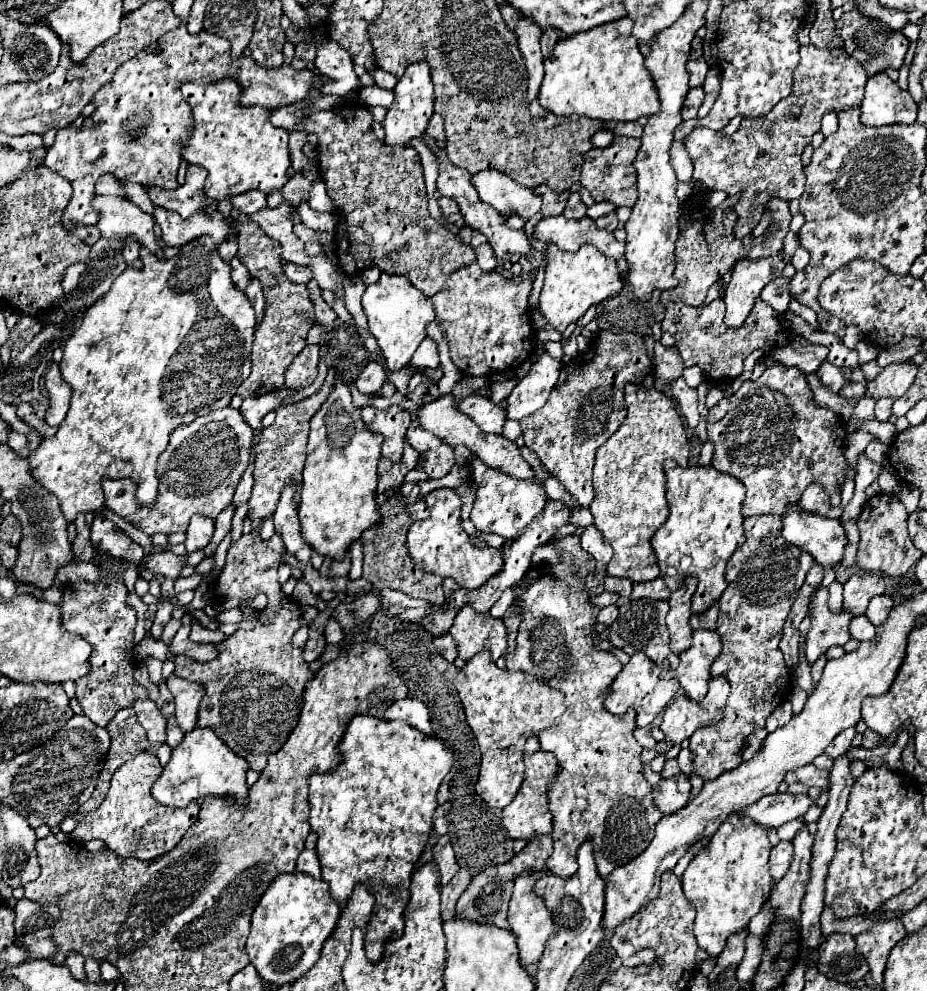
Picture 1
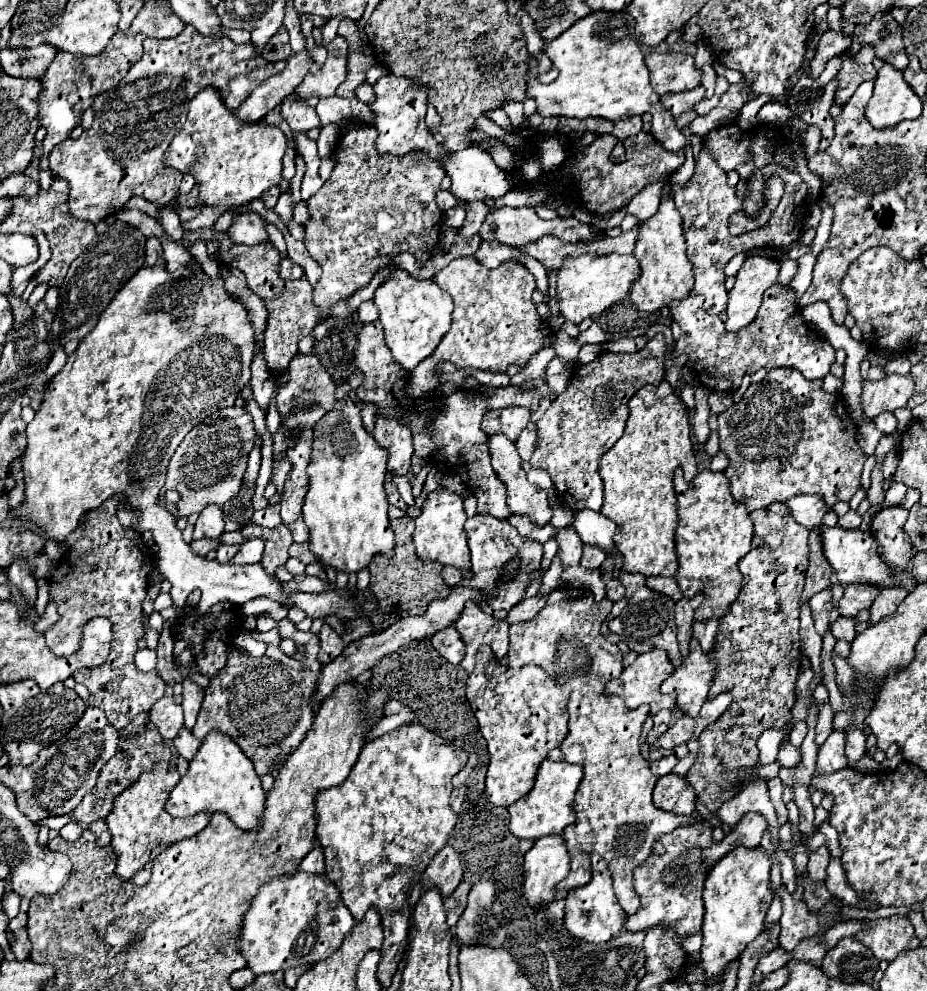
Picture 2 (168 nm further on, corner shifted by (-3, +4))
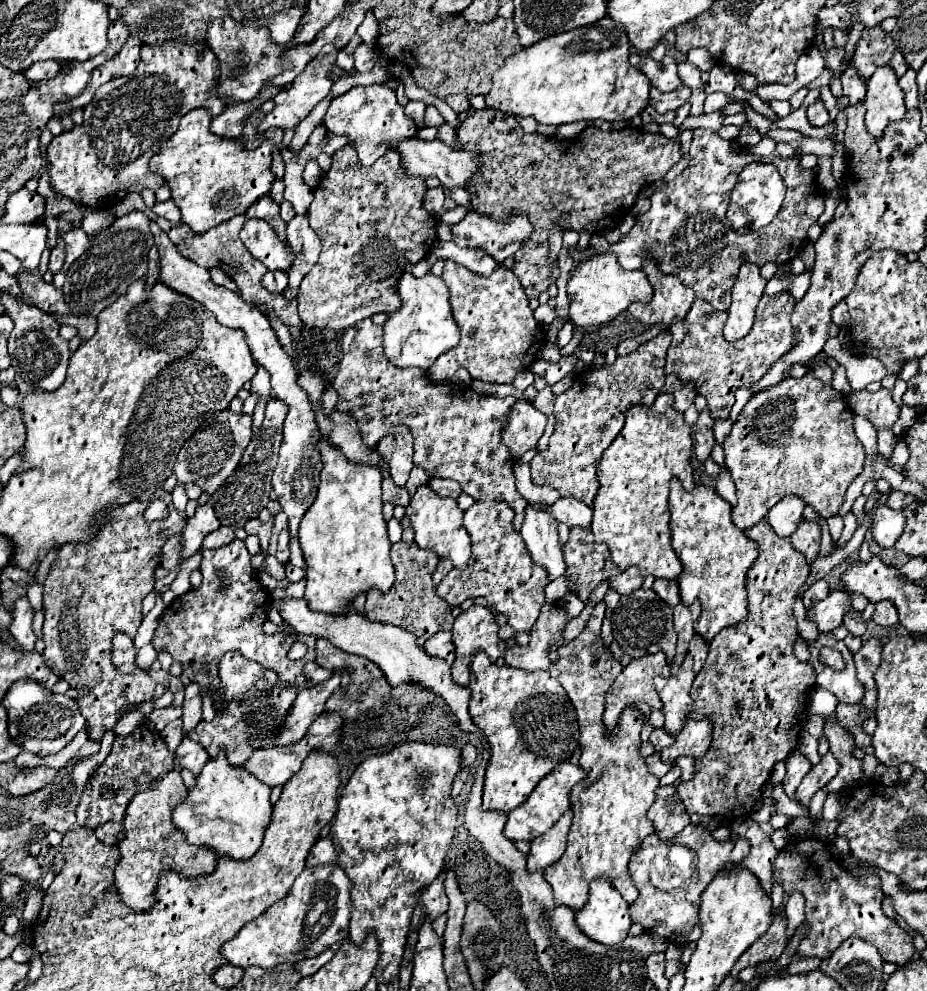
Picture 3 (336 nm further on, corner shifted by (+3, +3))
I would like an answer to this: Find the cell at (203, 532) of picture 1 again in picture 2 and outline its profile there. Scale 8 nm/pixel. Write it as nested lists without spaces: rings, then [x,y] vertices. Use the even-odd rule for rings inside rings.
[[[216,504],[206,506],[194,524],[194,540],[198,538],[218,538],[224,532],[222,510]]]

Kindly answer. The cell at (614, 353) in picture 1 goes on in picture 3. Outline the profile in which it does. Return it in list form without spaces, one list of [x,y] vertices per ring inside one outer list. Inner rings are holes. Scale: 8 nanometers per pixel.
[[[662,331],[654,339],[642,343],[628,355],[618,355],[612,365],[584,369],[572,387],[556,397],[554,417],[556,425],[548,449],[538,451],[530,461],[532,481],[536,485],[550,485],[562,497],[574,497],[592,505],[598,491],[596,463],[610,447],[624,425],[624,413],[632,405],[652,405],[664,387],[664,357],[670,345],[670,333]],[[624,411],[624,413],[622,413]],[[596,433],[596,445],[590,441]]]

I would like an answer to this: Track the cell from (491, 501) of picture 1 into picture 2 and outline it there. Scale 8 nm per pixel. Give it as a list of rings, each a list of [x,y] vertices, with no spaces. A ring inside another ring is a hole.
[[[372,322],[362,326],[356,342],[354,352],[354,366],[358,372],[364,374],[364,380],[360,388],[356,390],[356,396],[364,404],[374,404],[378,410],[378,416],[396,418],[402,420],[408,428],[412,428],[414,434],[414,448],[418,458],[436,458],[444,462],[450,470],[454,470],[462,482],[474,492],[478,498],[478,512],[490,514],[496,518],[508,518],[510,510],[506,504],[506,488],[502,480],[498,480],[492,464],[490,464],[490,452],[488,452],[488,434],[482,432],[480,424],[488,410],[504,408],[504,406],[529,407],[532,404],[530,396],[538,396],[538,390],[520,392],[514,386],[508,388],[496,388],[492,396],[484,396],[478,390],[464,390],[458,388],[450,396],[430,396],[430,398],[410,398],[406,396],[406,384],[410,372],[404,370],[390,354],[384,336],[382,336],[382,324]]]

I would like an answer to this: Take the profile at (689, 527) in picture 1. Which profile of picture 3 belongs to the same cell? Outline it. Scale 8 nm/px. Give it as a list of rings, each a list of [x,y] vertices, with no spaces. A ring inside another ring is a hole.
[[[676,477],[670,481],[672,547],[684,567],[678,577],[680,599],[684,605],[692,603],[694,599],[700,601],[702,615],[694,629],[706,641],[712,641],[720,629],[736,625],[748,613],[744,579],[746,571],[756,559],[758,549],[756,543],[732,523],[730,509],[732,505],[724,501],[712,487],[696,485],[692,491],[686,491]]]

